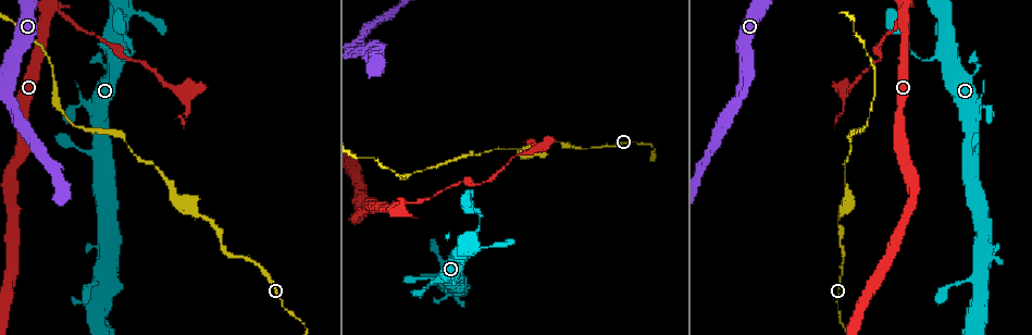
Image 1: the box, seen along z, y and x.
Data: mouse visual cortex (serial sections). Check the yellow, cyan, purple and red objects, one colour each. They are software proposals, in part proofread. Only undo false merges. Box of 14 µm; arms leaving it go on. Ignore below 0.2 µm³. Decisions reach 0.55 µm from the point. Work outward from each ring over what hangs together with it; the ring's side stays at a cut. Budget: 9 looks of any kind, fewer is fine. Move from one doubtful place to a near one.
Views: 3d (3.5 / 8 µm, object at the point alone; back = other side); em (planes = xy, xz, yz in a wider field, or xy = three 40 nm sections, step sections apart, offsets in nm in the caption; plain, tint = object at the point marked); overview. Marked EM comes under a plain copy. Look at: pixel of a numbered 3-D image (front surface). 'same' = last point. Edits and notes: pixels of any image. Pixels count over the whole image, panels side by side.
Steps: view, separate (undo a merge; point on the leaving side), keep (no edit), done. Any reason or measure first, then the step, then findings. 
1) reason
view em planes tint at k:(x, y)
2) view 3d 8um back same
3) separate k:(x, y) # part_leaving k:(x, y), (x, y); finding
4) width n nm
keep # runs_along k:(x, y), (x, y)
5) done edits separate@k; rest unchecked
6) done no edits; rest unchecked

abrupt turn
view 3d 3.5um at 1:(940, 57)

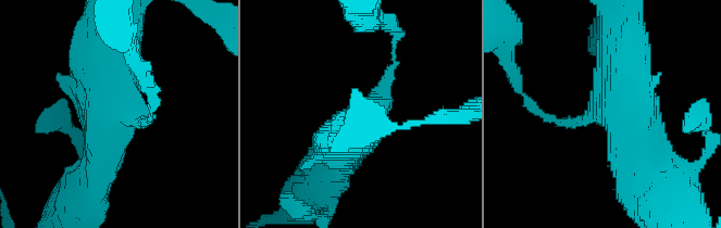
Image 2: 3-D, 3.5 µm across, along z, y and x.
now the EM
view em planes tint at 2:(130, 109)

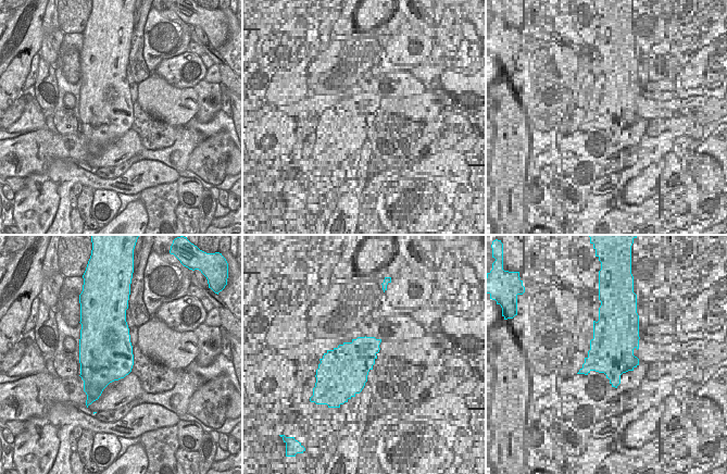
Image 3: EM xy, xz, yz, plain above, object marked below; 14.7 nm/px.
width 800 nm
keep # runs_along 2:(649, 174), (619, 111), (622, 37); one cell here

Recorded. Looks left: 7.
sudden change in width
view 3d 3.5um at 1:(49, 9)

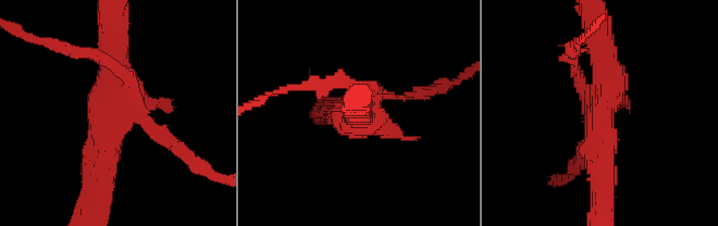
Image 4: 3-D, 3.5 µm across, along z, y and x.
shape alone is not enough
view em xy step 3 tint at 4:(601, 110)

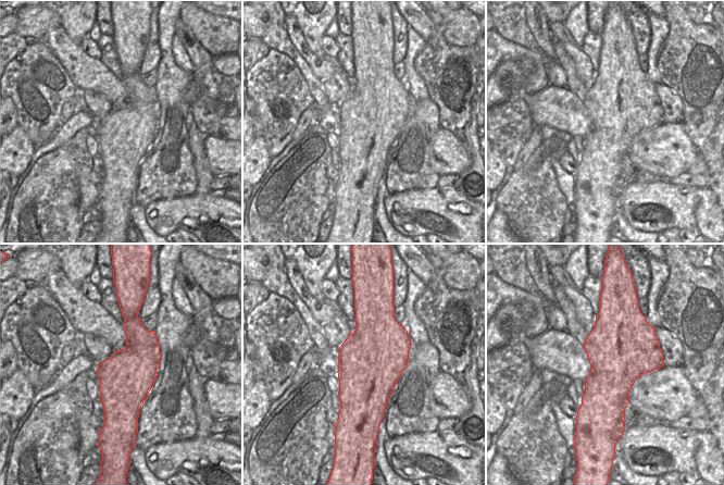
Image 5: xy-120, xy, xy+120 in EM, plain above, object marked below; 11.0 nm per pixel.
separate 4:(166, 142) # part_leaving 4:(134, 103), (166, 143), (210, 174); two cells meet here

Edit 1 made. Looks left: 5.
see it whole again
view overview

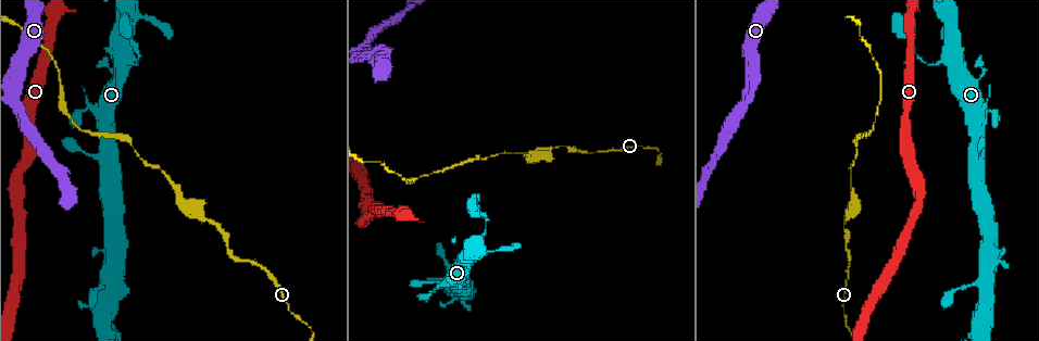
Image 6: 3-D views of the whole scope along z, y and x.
thick turns thin
view 3d 3.5um at 6:(194, 215)

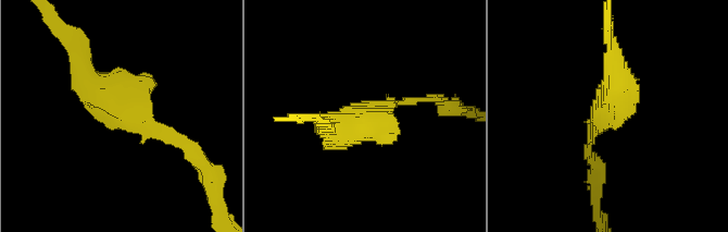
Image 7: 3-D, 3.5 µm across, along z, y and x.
keep # runs_along 7:(187, 147), (100, 94), (80, 61); all the same cell

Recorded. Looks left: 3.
thin neck
view 3d 3.5um at 6:(163, 172)

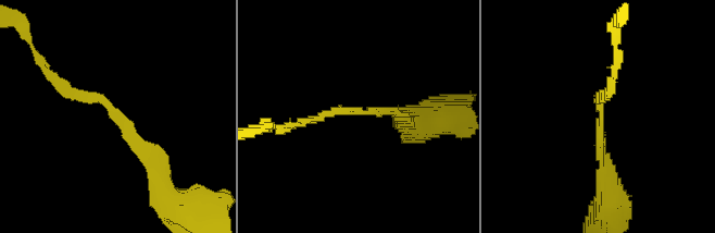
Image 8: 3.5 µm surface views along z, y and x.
arm_widths 150, 150 nm; now the EM
view em xy step 5 tint at 8:(599, 108)

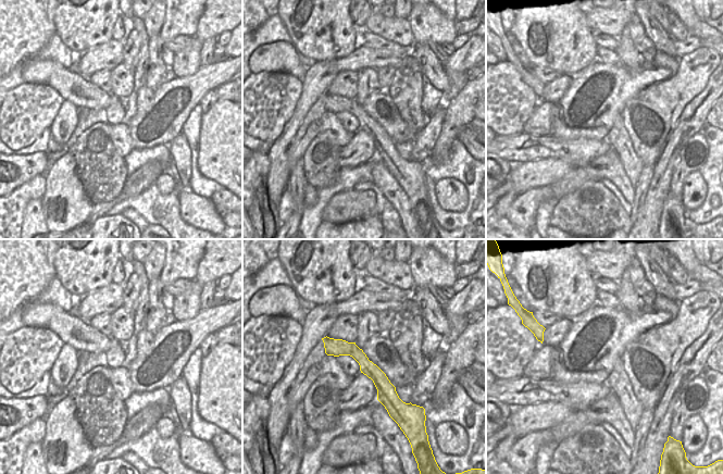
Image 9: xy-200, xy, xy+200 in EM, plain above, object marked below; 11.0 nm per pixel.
keep # runs_along 8:(159, 170), (120, 113), (52, 76); all the same cell

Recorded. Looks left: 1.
done edits separate@4; rest unchecked

